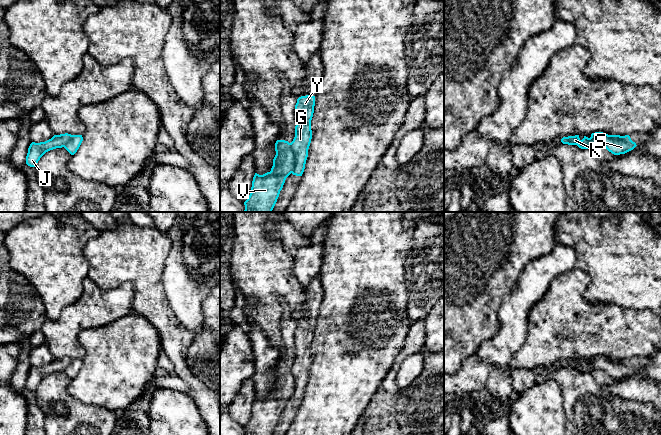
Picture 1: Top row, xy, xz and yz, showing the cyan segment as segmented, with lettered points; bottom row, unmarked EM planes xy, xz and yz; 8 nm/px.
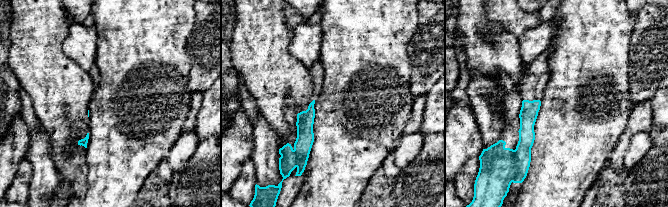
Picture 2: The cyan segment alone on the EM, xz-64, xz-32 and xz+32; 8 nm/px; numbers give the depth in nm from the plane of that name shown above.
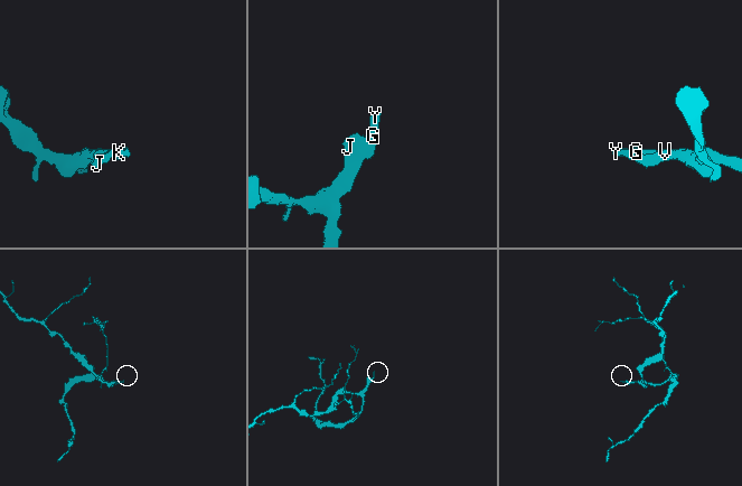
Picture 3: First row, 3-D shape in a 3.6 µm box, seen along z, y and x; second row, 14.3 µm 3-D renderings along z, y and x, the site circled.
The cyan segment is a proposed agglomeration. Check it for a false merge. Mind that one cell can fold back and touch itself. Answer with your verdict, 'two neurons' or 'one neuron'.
two neurons

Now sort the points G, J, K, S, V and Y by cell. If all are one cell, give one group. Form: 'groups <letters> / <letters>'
groups G K S Y / J V

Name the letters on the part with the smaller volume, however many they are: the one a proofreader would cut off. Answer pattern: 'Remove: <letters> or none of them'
Remove: G, K, S, Y

